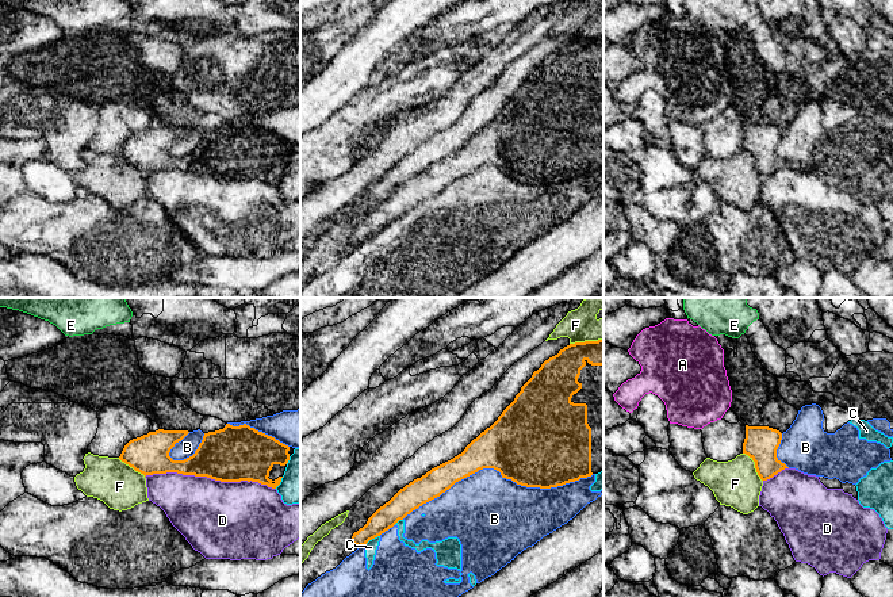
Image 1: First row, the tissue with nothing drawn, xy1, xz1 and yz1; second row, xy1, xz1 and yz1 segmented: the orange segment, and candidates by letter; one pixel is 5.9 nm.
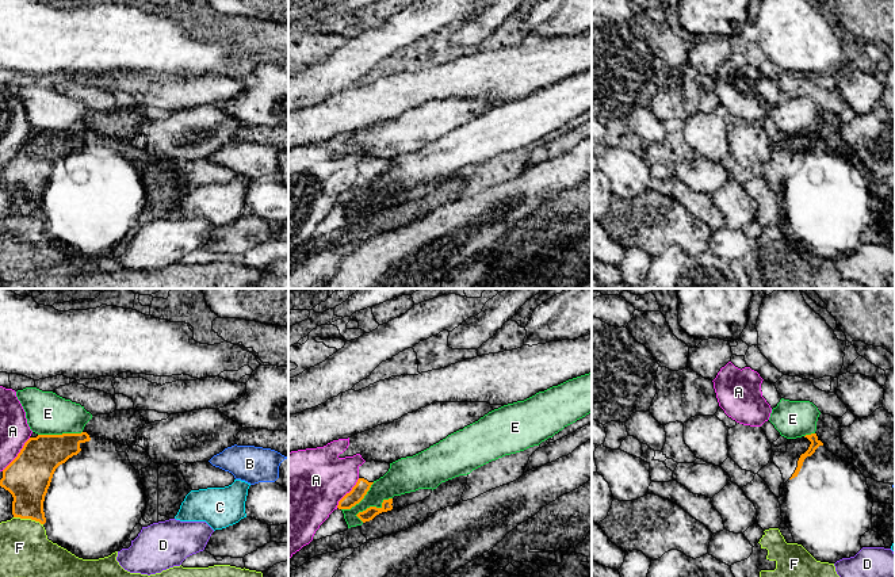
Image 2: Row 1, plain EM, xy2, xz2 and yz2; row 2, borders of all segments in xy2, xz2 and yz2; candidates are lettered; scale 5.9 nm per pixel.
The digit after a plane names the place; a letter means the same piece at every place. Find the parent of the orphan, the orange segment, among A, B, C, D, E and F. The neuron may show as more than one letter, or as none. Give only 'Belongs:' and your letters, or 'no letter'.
Belongs: no letter

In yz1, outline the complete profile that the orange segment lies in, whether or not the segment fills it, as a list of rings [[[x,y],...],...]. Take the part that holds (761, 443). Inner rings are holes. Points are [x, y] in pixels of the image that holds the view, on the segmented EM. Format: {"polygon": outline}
{"polygon": [[[746,425],[746,439],[743,454],[755,462],[755,468],[762,481],[767,481],[789,468],[777,458],[777,449],[781,444],[782,433],[769,426]]]}

